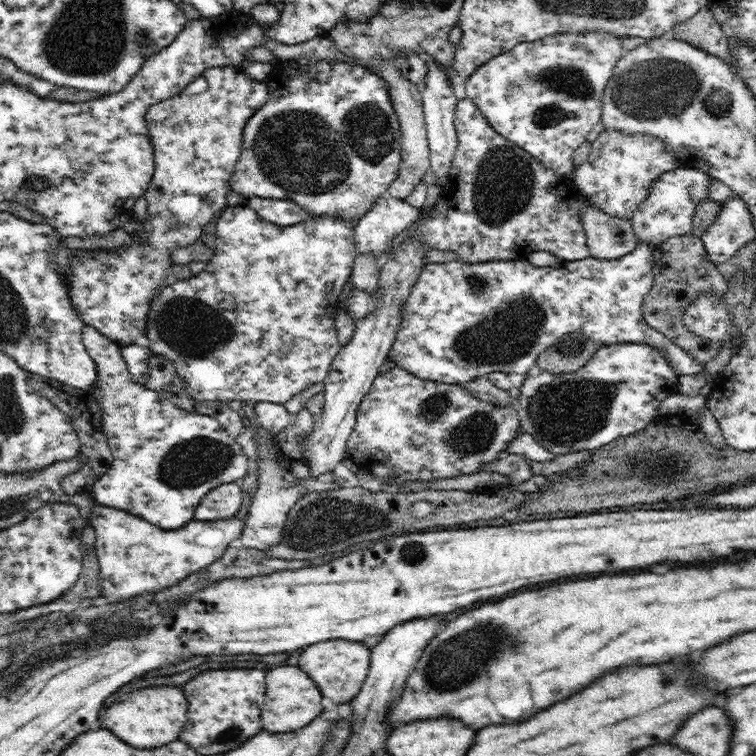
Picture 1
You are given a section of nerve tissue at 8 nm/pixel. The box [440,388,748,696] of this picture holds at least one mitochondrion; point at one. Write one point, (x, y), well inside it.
(635, 457)

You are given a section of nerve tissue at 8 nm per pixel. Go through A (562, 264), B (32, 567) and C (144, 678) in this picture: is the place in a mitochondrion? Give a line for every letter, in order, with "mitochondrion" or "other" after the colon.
A: other
B: other
C: other

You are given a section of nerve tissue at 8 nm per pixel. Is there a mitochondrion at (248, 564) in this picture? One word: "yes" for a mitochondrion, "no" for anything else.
no

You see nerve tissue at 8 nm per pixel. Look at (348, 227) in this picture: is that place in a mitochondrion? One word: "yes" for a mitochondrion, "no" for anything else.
no

